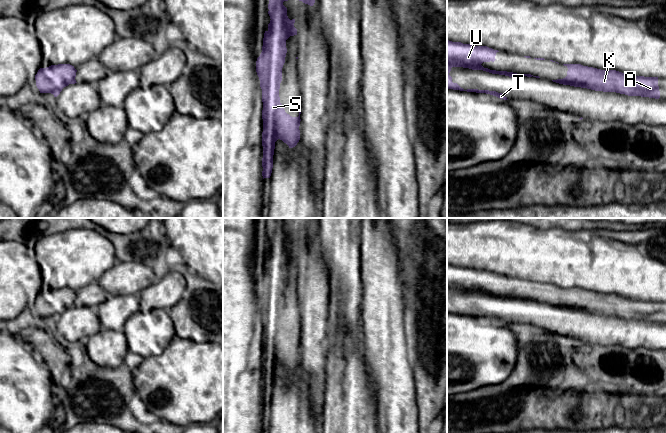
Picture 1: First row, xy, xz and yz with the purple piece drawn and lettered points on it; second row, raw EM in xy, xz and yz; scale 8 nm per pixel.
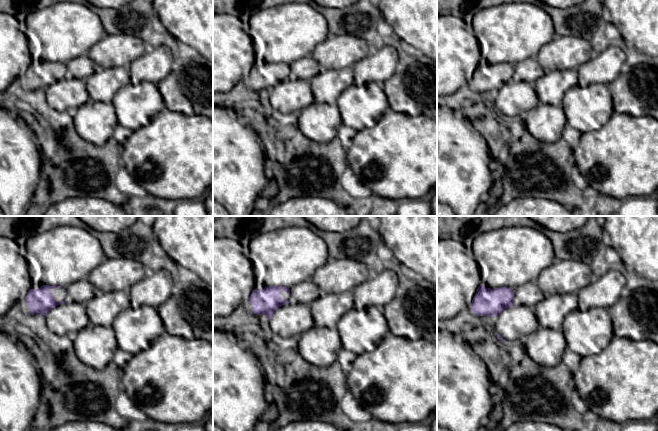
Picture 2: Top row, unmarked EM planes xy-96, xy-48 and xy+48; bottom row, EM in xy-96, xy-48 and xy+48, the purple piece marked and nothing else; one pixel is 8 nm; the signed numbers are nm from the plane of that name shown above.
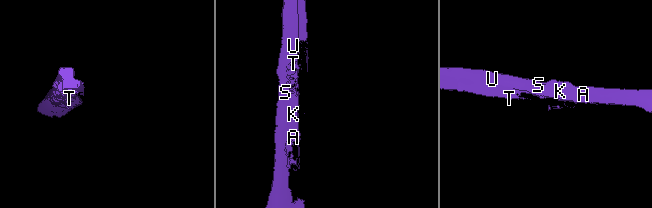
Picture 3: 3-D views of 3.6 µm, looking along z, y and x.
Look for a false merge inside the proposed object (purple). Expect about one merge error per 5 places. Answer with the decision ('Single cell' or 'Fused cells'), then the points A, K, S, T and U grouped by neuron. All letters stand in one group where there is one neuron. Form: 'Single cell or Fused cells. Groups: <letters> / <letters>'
Single cell. Groups: A K S T U

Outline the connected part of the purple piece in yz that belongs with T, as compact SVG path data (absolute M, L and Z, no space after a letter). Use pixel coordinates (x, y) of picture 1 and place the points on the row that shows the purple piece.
M447 40L447 88L453 90L486 93L496 96L500 99L508 100L502 93L489 90L467 89L464 90L457 83L452 82L452 77L449 75L452 67L463 67L472 70L483 70L492 74L505 75L509 77L527 76L532 77L531 74L517 74L507 71L496 71L484 68L481 64L483 62L494 62L496 53L494 50L487 46L475 46L472 44L463 44L461 42L452 42Z

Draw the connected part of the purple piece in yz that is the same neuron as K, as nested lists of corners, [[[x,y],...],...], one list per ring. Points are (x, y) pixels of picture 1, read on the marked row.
[[[563,64],[568,68],[567,76],[563,79],[552,80],[553,82],[574,87],[587,88],[595,91],[616,92],[628,96],[641,96],[660,98],[658,77],[633,76],[616,70],[601,70],[581,64]]]

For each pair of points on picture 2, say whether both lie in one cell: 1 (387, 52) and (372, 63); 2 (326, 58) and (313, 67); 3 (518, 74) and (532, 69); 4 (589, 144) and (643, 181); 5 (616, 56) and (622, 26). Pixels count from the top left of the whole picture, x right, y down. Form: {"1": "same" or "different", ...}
{"1": "same", "2": "different", "3": "same", "4": "same", "5": "different"}

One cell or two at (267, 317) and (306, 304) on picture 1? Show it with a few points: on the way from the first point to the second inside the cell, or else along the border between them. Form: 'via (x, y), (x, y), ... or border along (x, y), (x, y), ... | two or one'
border along (297, 283), (297, 305), (300, 326) | two

